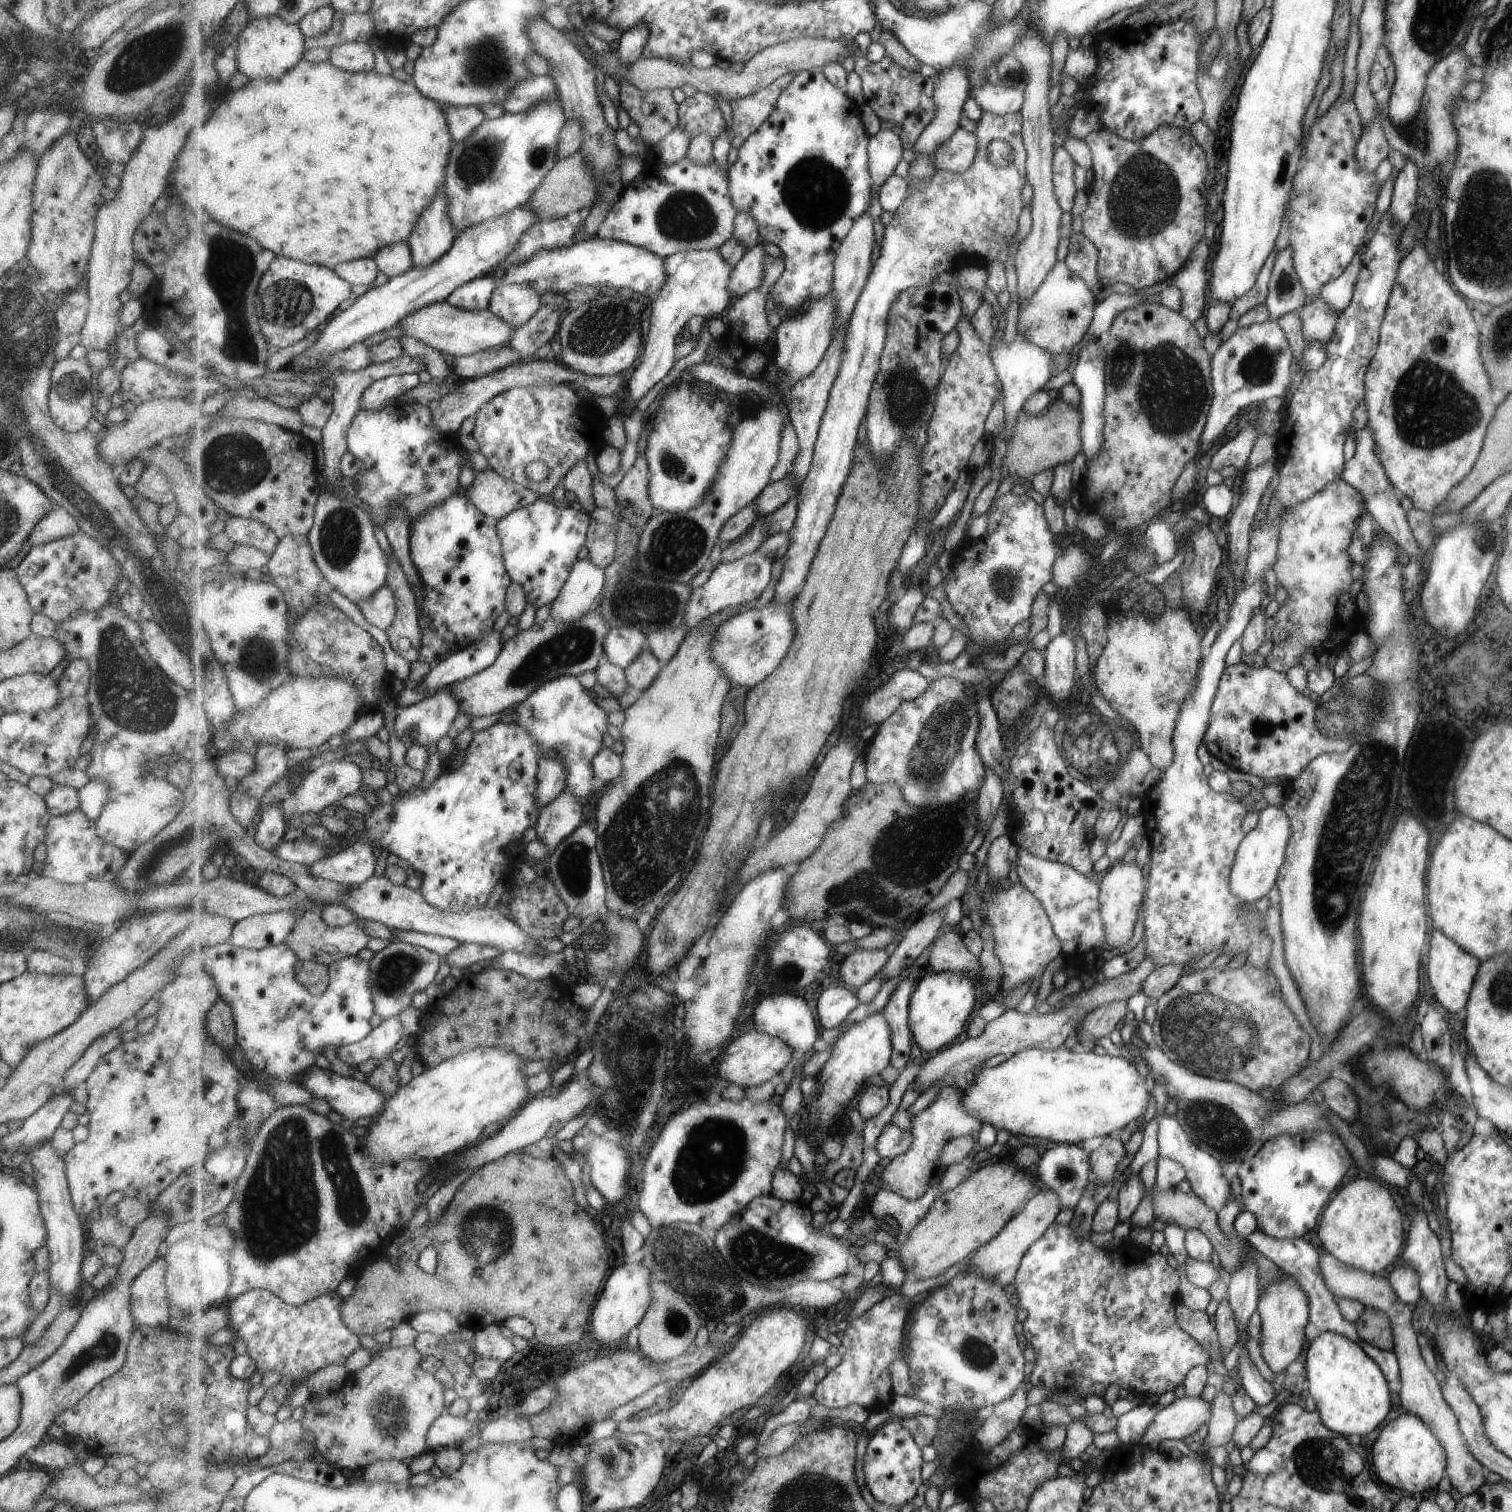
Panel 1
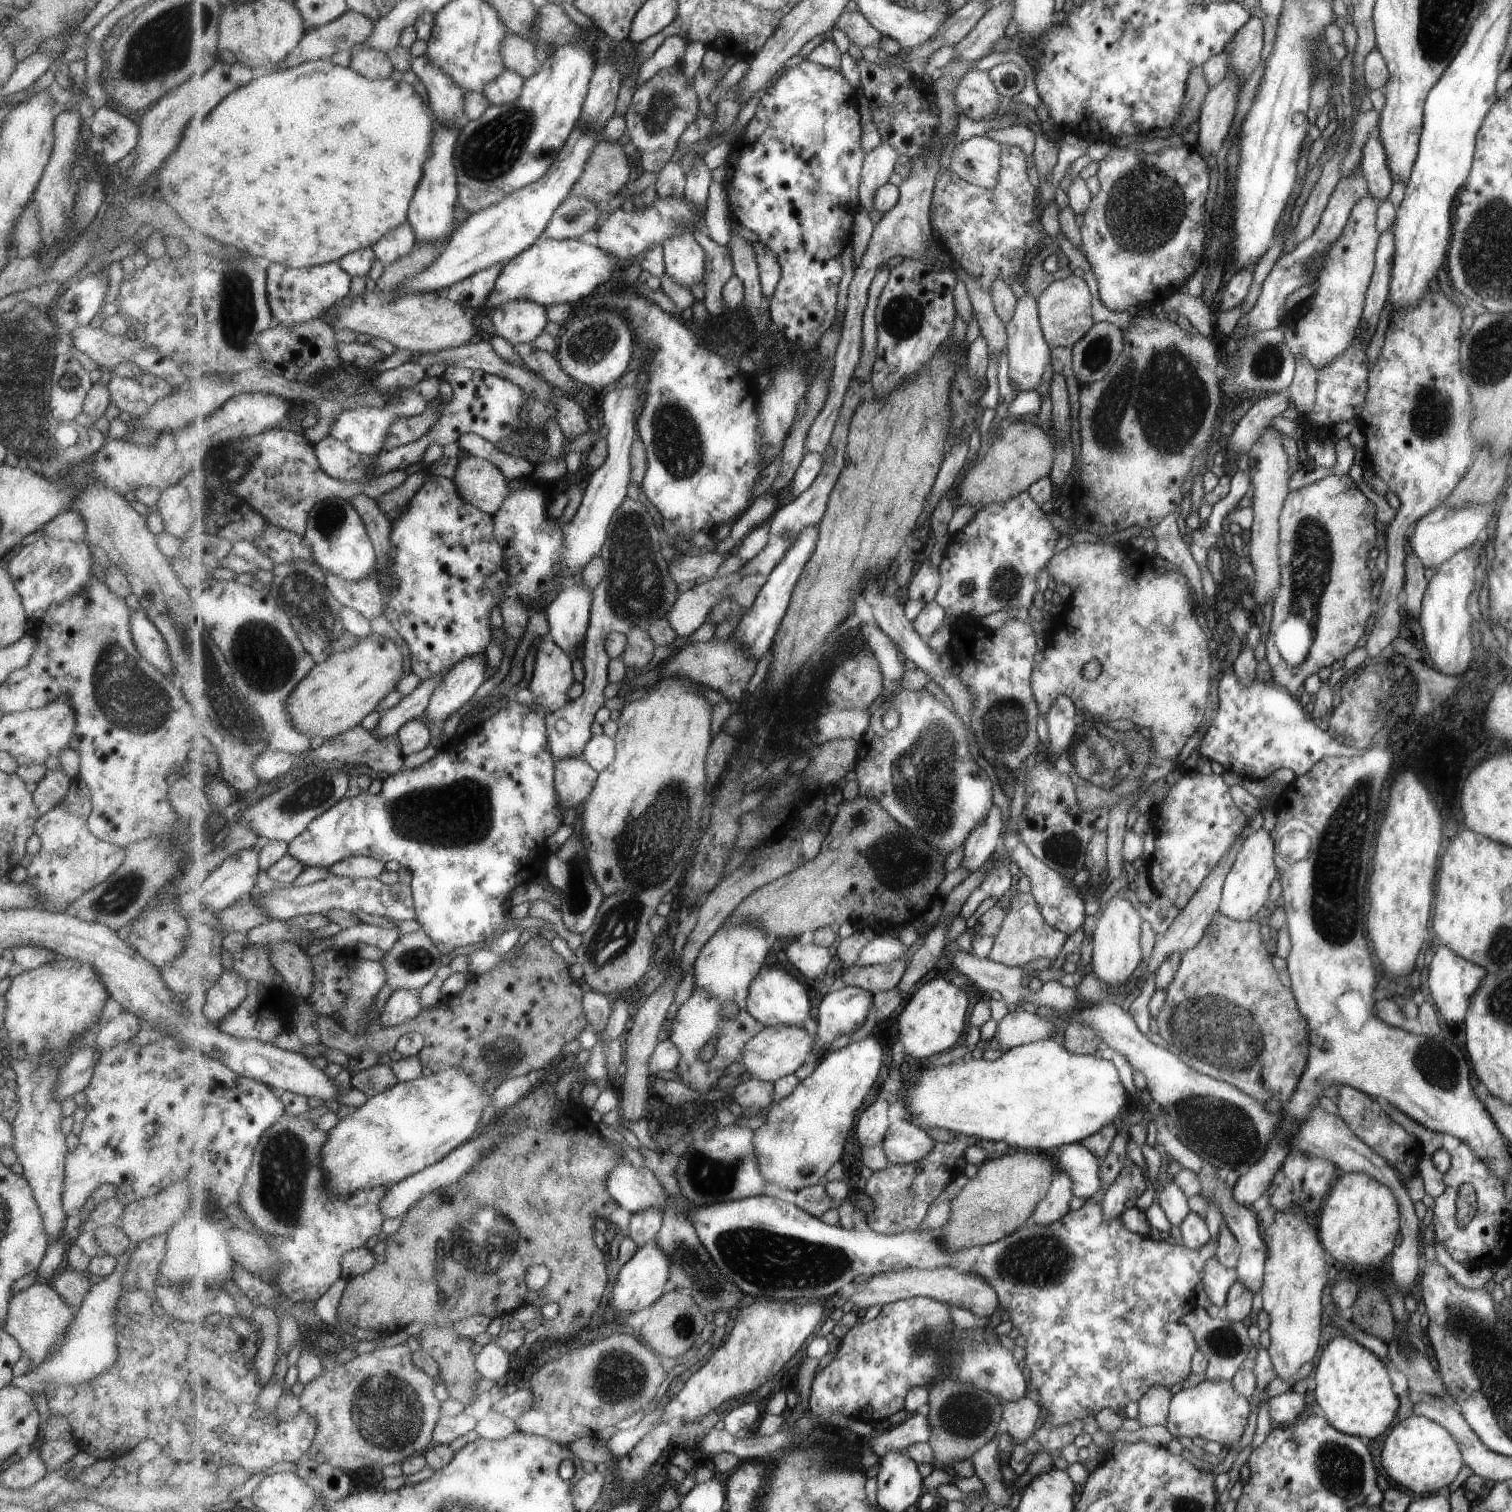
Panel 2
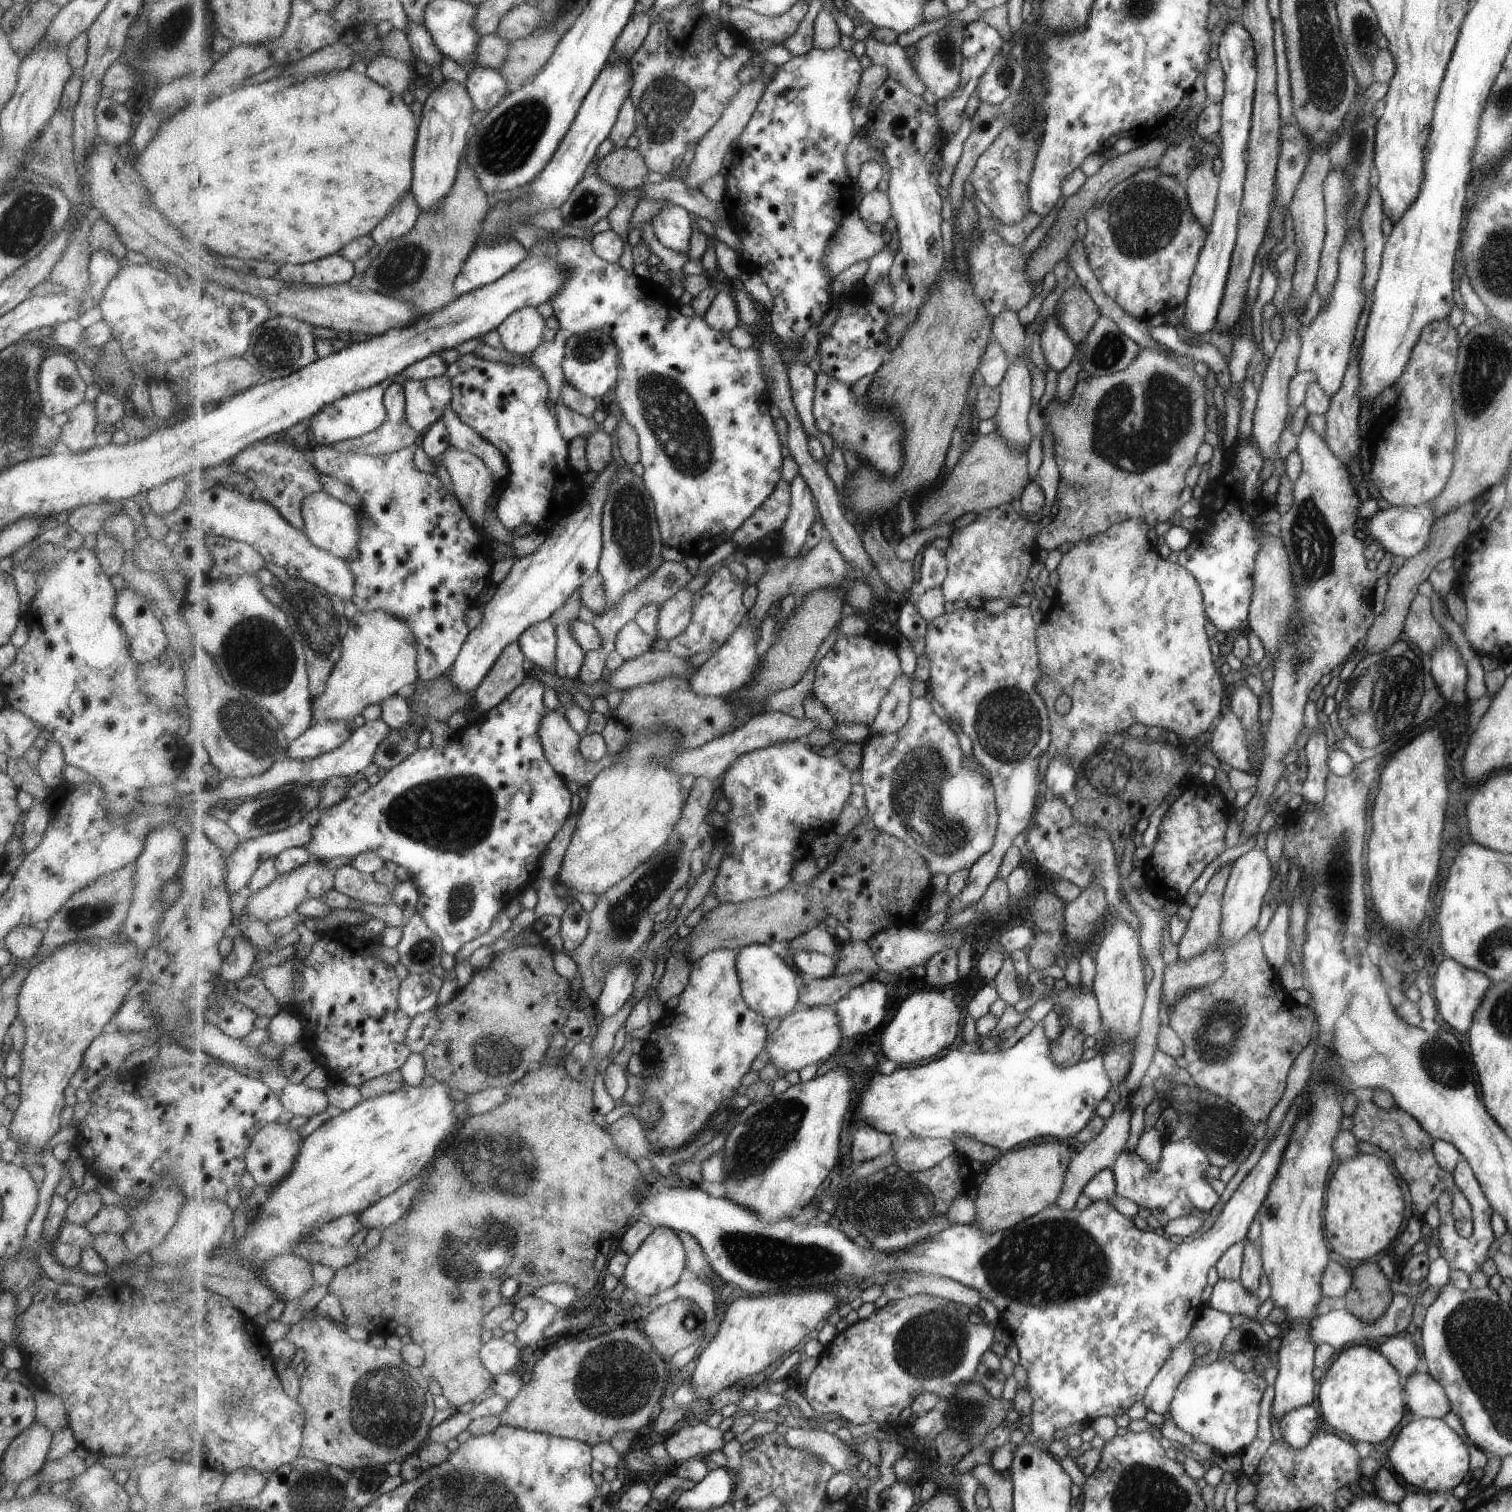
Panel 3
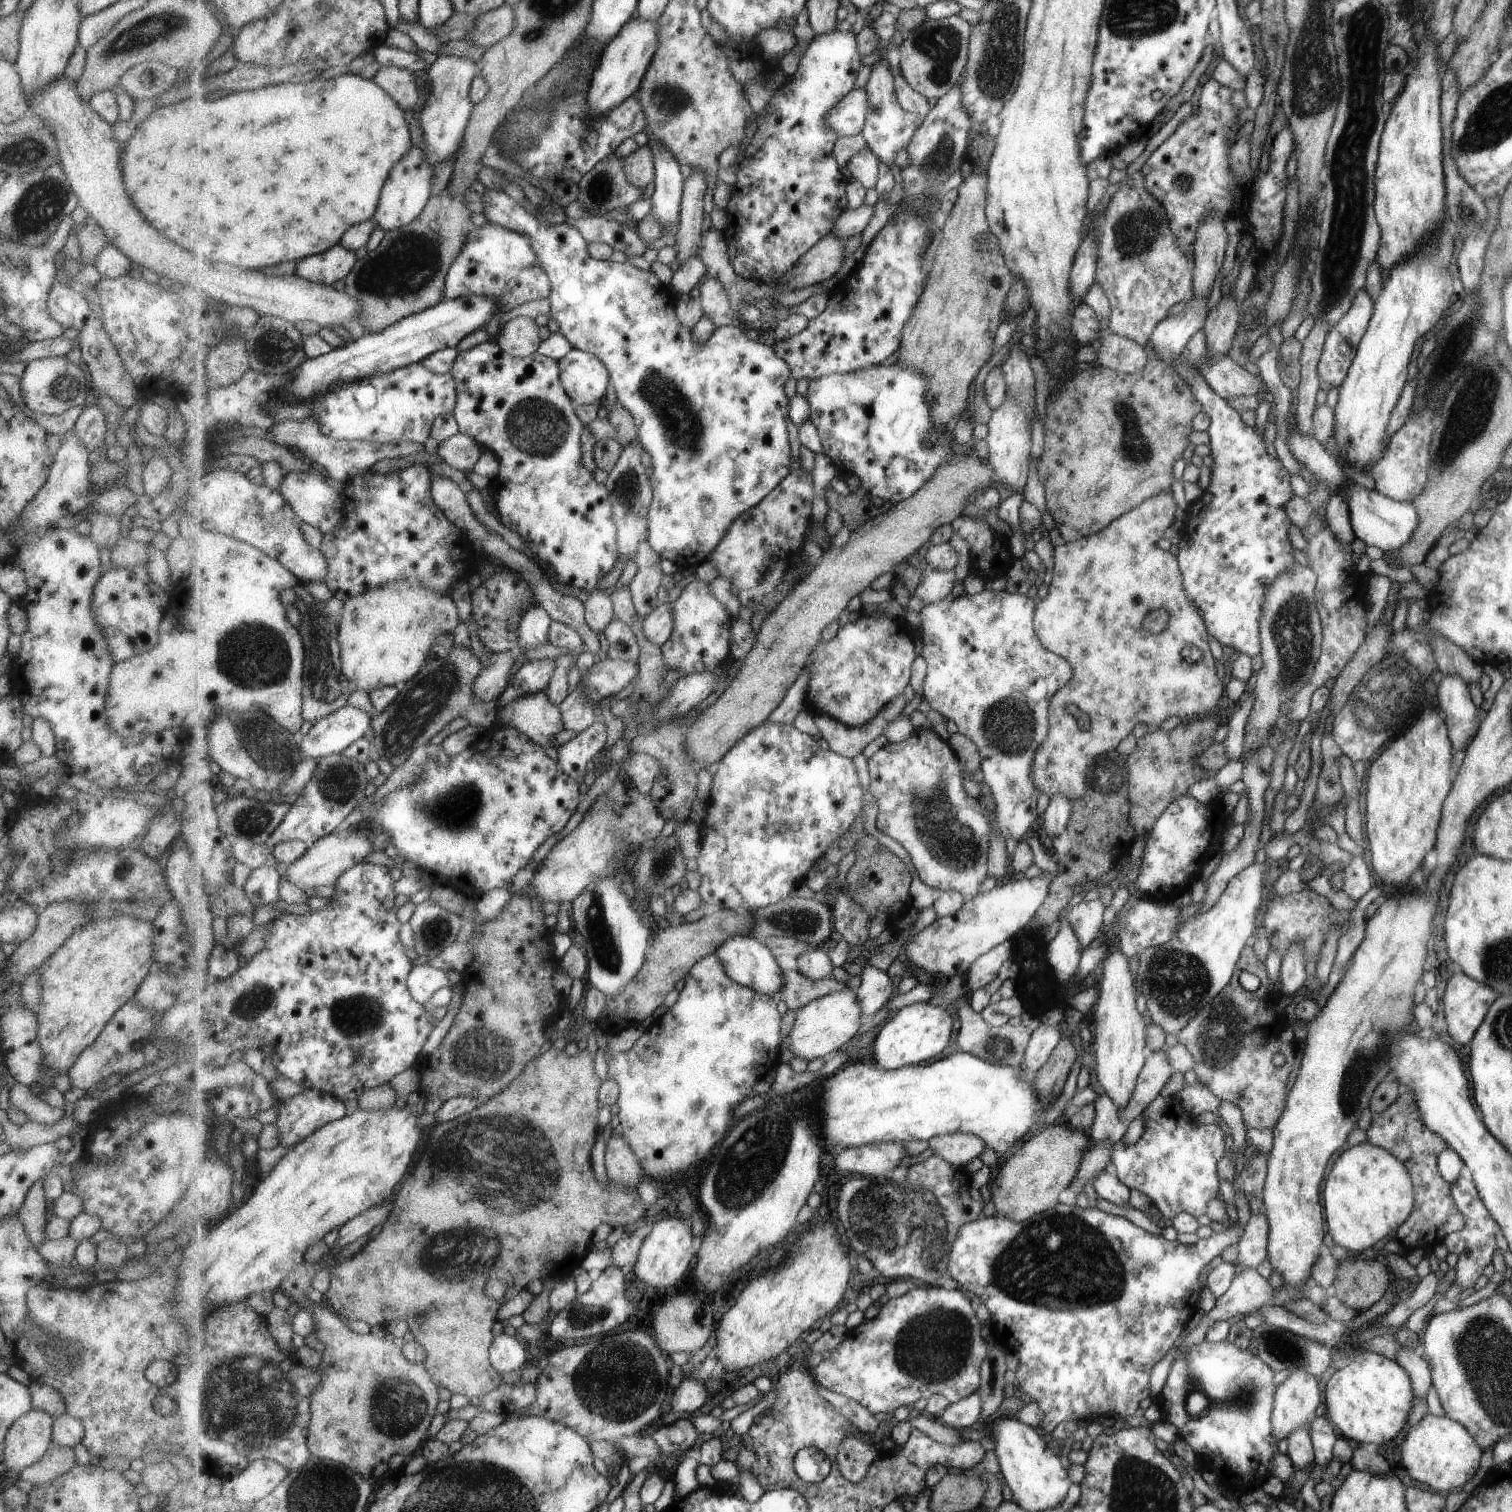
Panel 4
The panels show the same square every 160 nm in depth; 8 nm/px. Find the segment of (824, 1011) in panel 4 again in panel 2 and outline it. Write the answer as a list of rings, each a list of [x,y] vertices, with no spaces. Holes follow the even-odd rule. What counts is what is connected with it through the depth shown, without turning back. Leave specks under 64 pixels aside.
[[[775,1025],[765,1027],[744,1048],[741,1063],[747,1073],[762,1081],[775,1082],[801,1068],[807,1056],[813,1054],[817,1038],[807,1032],[807,1028],[797,1025]]]

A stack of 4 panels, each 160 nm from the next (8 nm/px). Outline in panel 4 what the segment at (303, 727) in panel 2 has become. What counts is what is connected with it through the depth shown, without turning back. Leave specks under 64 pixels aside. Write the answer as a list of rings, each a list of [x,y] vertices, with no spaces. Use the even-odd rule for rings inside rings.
[[[409,579],[388,582],[388,585],[381,585],[377,589],[358,594],[343,604],[338,618],[337,638],[342,646],[343,672],[347,679],[355,684],[355,689],[364,690],[367,694],[373,689],[388,687],[415,677],[426,665],[438,635],[444,631],[455,630],[461,622],[457,604],[449,593],[441,595],[431,587],[422,585],[421,581]]]

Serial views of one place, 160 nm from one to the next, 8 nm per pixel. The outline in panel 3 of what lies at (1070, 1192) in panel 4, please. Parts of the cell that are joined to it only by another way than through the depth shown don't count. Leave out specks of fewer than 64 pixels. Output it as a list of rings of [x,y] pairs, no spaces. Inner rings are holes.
[[[1137,1092],[1133,1094],[1133,1098],[1126,1099],[1120,1096],[1113,1106],[1114,1109],[1111,1115],[1104,1119],[1103,1130],[1097,1133],[1097,1136],[1092,1141],[1086,1142],[1083,1149],[1073,1156],[1064,1176],[1064,1184],[1060,1190],[1060,1196],[1054,1202],[1061,1210],[1073,1208],[1075,1201],[1079,1198],[1079,1194],[1082,1193],[1081,1189],[1088,1183],[1088,1180],[1091,1180],[1096,1172],[1103,1170],[1105,1167],[1111,1167],[1117,1155],[1124,1149],[1123,1146],[1125,1146],[1129,1132],[1129,1118],[1131,1118],[1131,1112],[1137,1102],[1139,1102]]]

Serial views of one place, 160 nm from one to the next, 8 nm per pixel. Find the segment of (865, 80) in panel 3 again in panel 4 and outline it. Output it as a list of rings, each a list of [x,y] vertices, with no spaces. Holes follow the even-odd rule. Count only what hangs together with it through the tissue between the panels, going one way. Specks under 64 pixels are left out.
[[[866,86],[853,89],[836,106],[828,123],[841,137],[858,135],[863,132],[868,117],[868,90]]]

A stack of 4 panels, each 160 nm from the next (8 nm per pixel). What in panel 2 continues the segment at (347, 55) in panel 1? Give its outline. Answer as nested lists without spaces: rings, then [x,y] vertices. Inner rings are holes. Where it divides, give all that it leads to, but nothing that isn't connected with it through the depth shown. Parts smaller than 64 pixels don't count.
[[[359,49],[352,53],[349,66],[370,79],[391,79],[395,70],[386,53],[373,49]]]

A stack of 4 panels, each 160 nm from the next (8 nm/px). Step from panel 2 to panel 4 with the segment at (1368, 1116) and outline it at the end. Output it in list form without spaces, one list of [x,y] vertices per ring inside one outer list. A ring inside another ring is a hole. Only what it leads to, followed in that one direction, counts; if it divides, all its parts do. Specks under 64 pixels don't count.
[[[1403,1088],[1399,1096],[1383,1112],[1373,1114],[1366,1140],[1371,1144],[1389,1151],[1409,1173],[1414,1190],[1413,1210],[1407,1220],[1392,1236],[1406,1251],[1421,1248],[1425,1254],[1433,1250],[1434,1245],[1441,1244],[1447,1234],[1461,1230],[1464,1218],[1457,1210],[1450,1194],[1450,1184],[1439,1176],[1436,1158],[1438,1152],[1448,1147],[1448,1144],[1422,1123],[1420,1112],[1416,1105],[1416,1095],[1411,1089]]]

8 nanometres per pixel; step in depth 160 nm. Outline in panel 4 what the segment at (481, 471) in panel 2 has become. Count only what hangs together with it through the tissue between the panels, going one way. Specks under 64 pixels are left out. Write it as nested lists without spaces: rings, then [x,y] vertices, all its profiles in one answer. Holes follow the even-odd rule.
[[[458,432],[439,444],[437,453],[446,464],[466,474],[480,461],[482,446],[472,436]]]

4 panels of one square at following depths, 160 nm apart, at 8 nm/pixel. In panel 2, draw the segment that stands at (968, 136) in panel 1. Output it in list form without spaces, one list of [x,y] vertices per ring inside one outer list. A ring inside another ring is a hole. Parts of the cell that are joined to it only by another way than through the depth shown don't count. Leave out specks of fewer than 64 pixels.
[[[985,136],[955,143],[949,170],[967,182],[994,189],[1000,169],[1001,147],[995,140]]]

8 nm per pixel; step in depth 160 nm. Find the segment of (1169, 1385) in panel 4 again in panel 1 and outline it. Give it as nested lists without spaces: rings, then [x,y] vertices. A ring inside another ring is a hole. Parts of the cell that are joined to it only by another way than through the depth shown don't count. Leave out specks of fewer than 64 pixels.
[[[1201,1395],[1174,1398],[1164,1407],[1159,1407],[1139,1444],[1155,1449],[1161,1440],[1195,1438],[1207,1426],[1210,1414],[1211,1403]]]

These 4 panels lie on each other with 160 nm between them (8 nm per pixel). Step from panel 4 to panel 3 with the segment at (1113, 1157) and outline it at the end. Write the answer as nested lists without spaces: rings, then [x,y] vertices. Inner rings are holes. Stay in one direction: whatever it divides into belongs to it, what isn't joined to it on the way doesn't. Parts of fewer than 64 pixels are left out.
[[[1183,1137],[1177,1141],[1164,1143],[1159,1160],[1153,1169],[1134,1151],[1123,1149],[1111,1164],[1114,1176],[1115,1192],[1119,1198],[1131,1200],[1139,1208],[1159,1210],[1169,1221],[1175,1217],[1195,1213],[1192,1201],[1187,1195],[1188,1184],[1197,1179],[1206,1179],[1205,1169],[1210,1165],[1202,1147],[1197,1146],[1192,1139]]]

